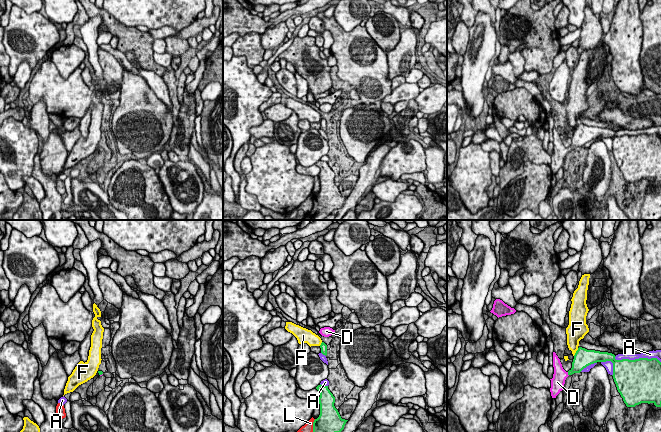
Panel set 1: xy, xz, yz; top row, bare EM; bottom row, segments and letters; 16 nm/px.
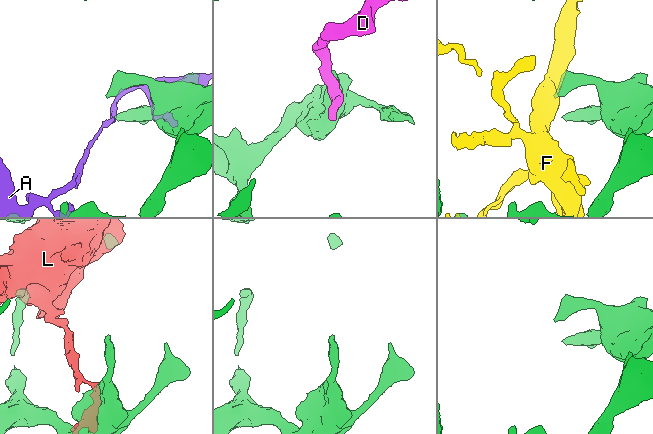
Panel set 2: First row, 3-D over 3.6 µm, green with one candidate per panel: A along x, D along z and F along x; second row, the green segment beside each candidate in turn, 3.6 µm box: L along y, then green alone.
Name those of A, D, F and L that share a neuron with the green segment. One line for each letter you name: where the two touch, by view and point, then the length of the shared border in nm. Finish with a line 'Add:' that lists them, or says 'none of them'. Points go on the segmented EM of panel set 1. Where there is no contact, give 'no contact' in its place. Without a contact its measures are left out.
D: contact yz (568, 374); length 70 nm
Add: D

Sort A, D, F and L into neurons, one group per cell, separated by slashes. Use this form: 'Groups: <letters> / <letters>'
Groups: A / D / F / L

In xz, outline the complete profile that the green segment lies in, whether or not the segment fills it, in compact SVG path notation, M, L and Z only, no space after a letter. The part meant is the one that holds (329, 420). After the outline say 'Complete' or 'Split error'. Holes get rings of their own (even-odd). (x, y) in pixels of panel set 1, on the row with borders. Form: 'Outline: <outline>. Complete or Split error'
Outline: M320 384L316 389L320 392L320 415L313 422L313 432L341 432L348 420L342 419L335 408L335 397L328 386Z. Complete

